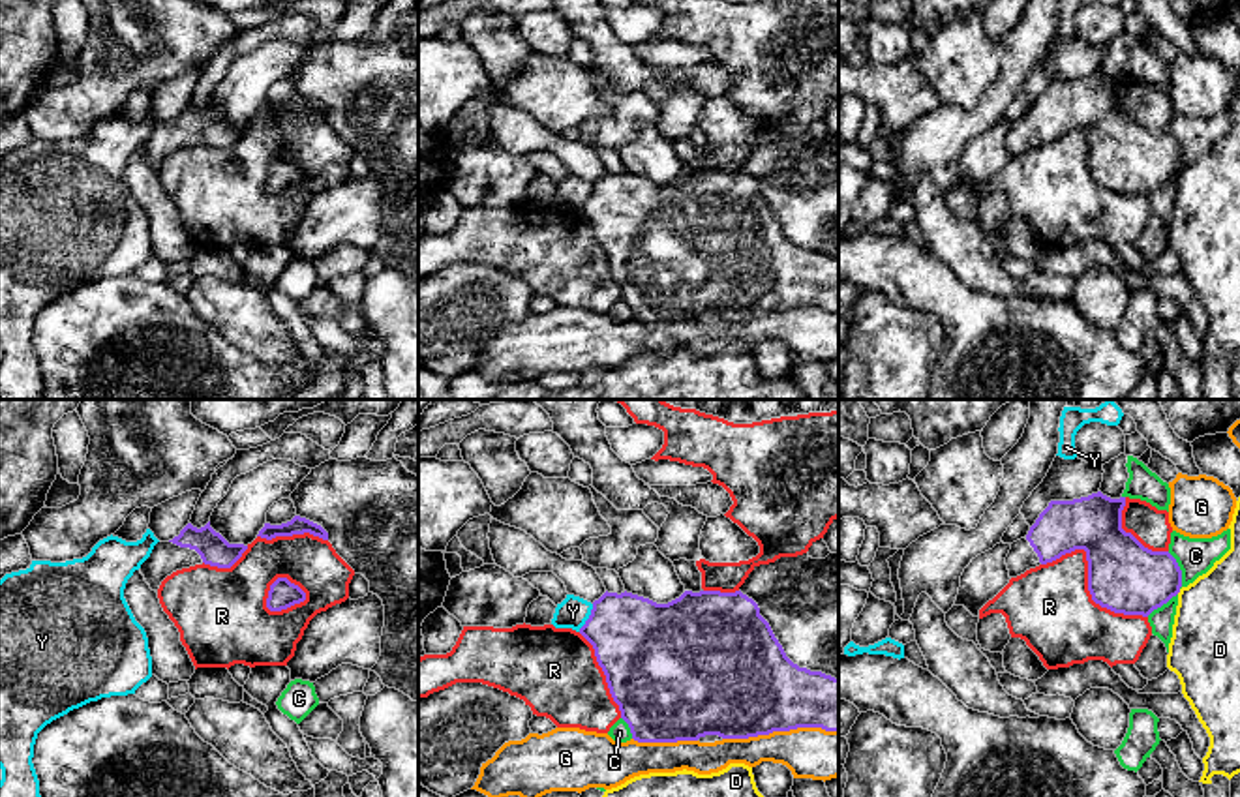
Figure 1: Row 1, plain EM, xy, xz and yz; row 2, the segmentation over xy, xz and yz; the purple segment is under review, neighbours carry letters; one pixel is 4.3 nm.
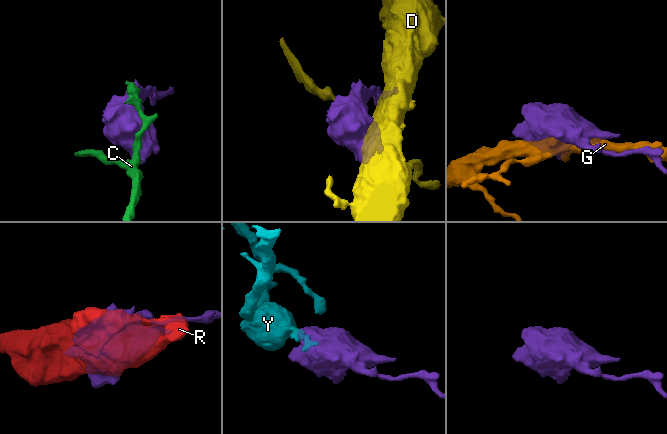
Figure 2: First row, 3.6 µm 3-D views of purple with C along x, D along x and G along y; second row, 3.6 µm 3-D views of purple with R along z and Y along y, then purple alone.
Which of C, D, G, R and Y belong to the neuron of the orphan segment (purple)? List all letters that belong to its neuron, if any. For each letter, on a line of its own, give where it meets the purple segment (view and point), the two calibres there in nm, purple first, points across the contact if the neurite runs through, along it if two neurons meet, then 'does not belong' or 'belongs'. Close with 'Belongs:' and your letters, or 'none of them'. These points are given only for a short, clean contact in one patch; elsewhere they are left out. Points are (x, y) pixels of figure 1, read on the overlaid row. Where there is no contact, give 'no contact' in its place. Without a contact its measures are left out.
C: contact yz (1180, 571); calibres 320 and 160 nm; does not belong
D: contact yz (1179, 591); calibres 320 and 300 nm; does not belong
G: contact xz (779, 730); calibres 460 and 220 nm; does not belong
R: contact yz (1088, 582); calibres 320 and 360 nm; does not belong
Y: contact xz (589, 617); calibres 380 and 140 nm; border xz (593, 604), (578, 631); does not belong
Belongs: none of them

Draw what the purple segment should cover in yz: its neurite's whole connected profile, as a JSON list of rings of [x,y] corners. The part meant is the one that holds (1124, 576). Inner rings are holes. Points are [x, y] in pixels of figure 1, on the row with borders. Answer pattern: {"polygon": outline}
{"polygon": [[[1101,491],[1073,501],[1051,501],[1028,534],[1011,544],[1006,557],[1009,578],[1084,549],[1092,600],[1114,613],[1148,617],[1180,593],[1182,570],[1169,551],[1152,551],[1122,529],[1124,506],[1126,497],[1111,499]]]}

